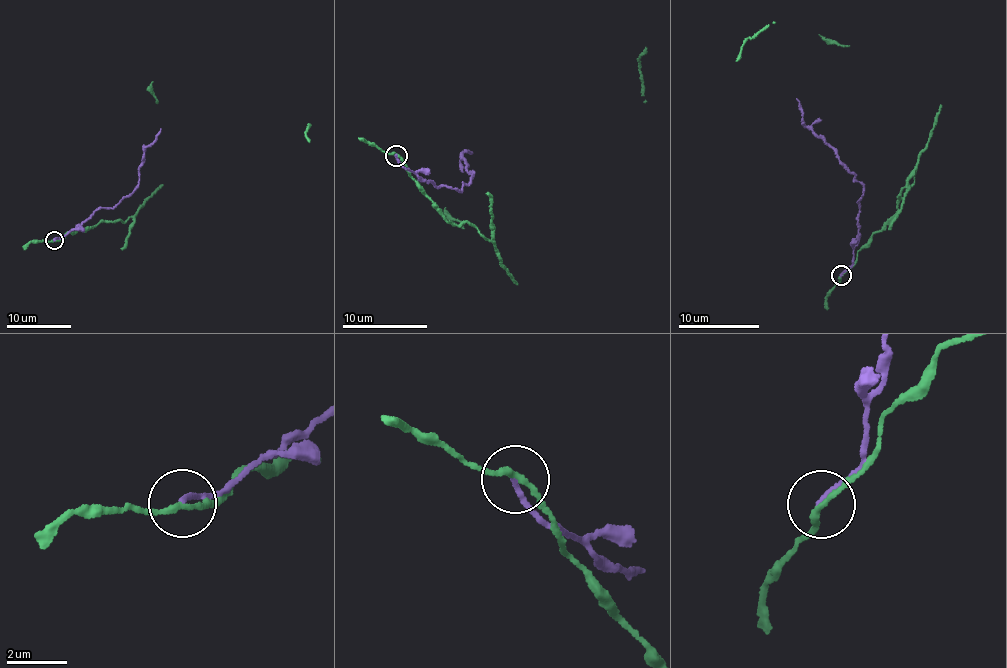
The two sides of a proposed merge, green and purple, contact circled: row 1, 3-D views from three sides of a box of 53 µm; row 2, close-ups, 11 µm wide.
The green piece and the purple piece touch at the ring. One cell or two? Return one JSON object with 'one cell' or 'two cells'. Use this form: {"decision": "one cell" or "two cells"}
{"decision": "two cells"}

